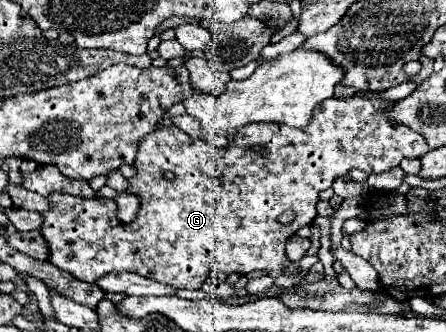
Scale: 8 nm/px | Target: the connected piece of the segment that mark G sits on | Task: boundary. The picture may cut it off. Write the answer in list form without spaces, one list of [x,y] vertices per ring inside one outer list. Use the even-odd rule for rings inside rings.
[[[329,98],[315,106],[311,122],[303,128],[281,126],[275,122],[253,122],[253,126],[245,126],[245,130],[241,130],[241,134],[237,134],[225,148],[217,148],[207,140],[193,140],[175,126],[155,130],[141,140],[141,150],[137,150],[137,162],[133,164],[137,176],[129,178],[129,192],[141,196],[137,220],[129,224],[119,222],[117,204],[111,198],[79,198],[57,192],[49,198],[53,208],[43,212],[45,222],[41,226],[41,234],[51,250],[49,262],[83,282],[95,282],[111,272],[135,272],[189,290],[201,288],[211,270],[225,274],[263,270],[267,276],[276,279],[283,275],[289,263],[285,253],[287,238],[315,220],[317,196],[321,190],[331,188],[335,178],[345,176],[351,168],[359,168],[367,174],[385,172],[399,166],[403,158],[421,158],[429,152],[417,132],[379,114],[381,108],[389,106],[393,106],[393,102],[375,98]],[[163,172],[173,172],[175,178],[165,180]],[[285,210],[293,210],[297,216],[289,226],[277,222],[277,216]]]

